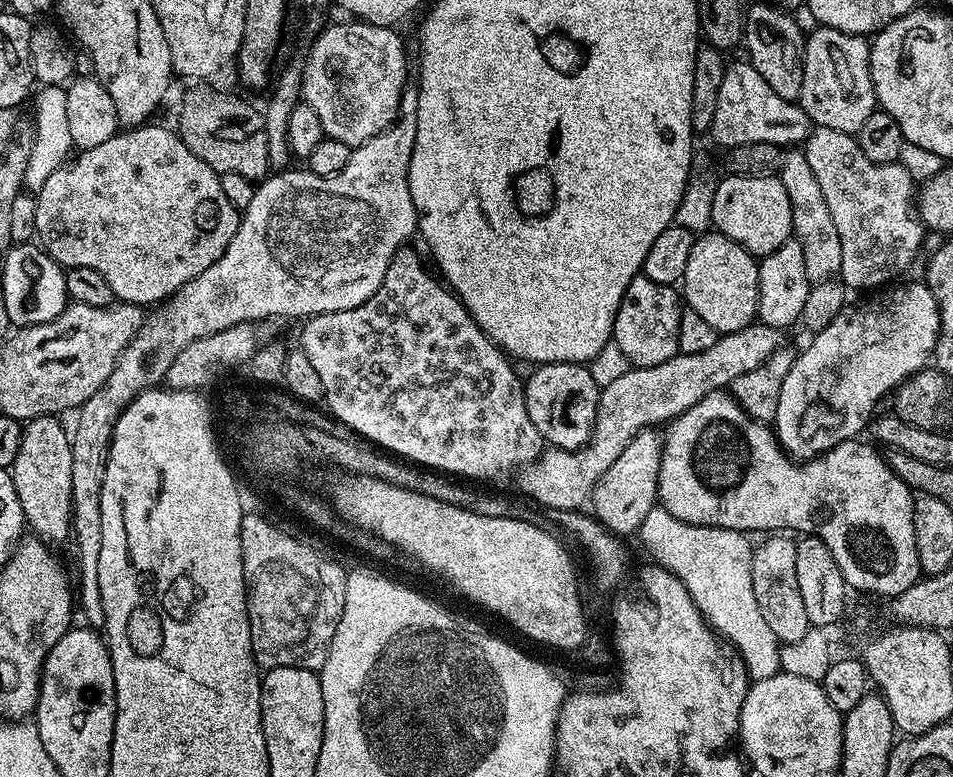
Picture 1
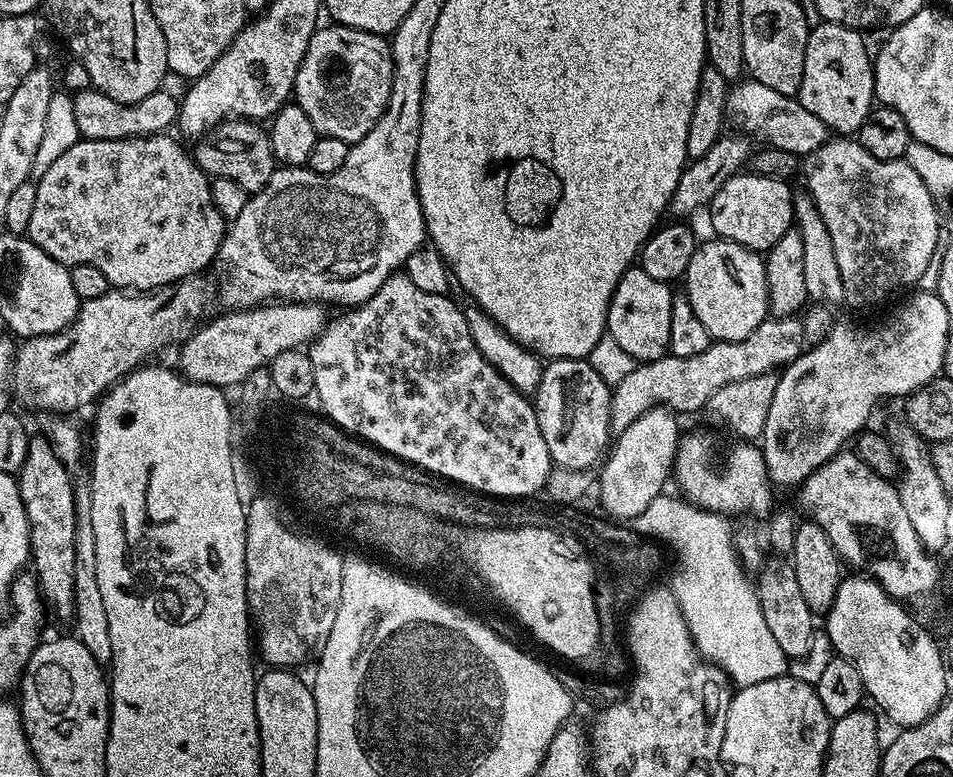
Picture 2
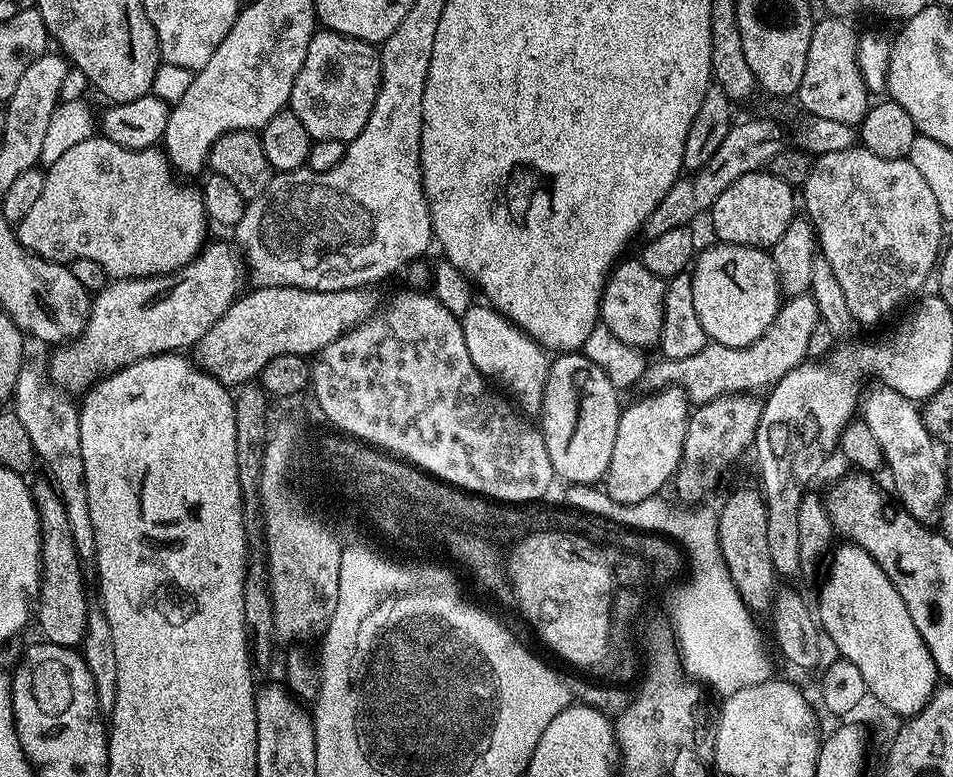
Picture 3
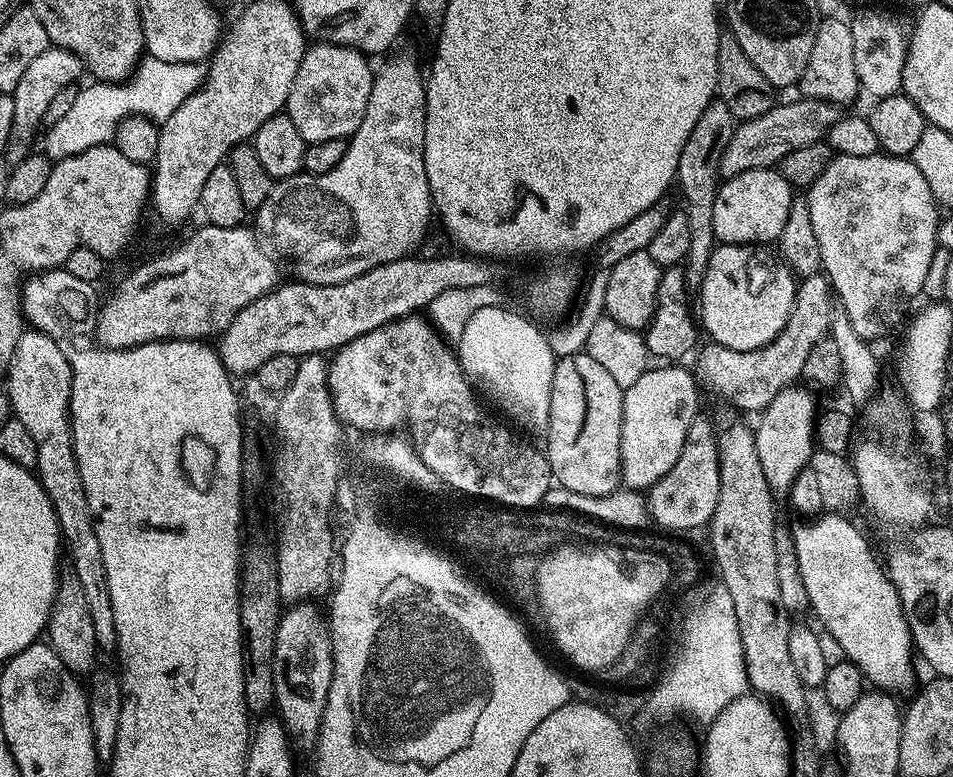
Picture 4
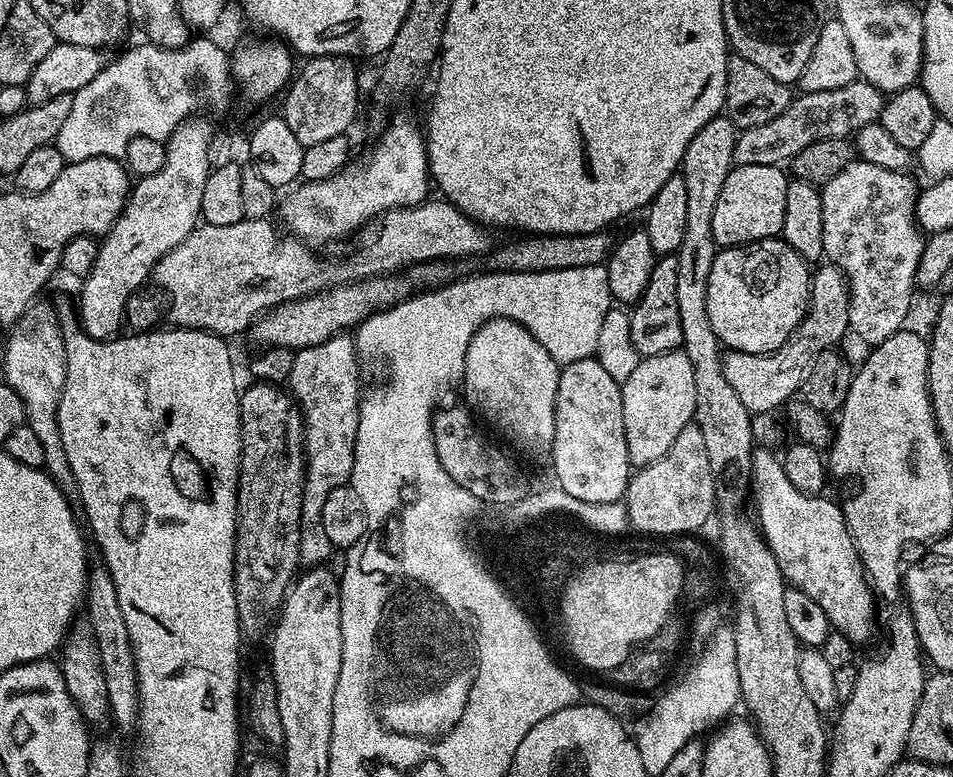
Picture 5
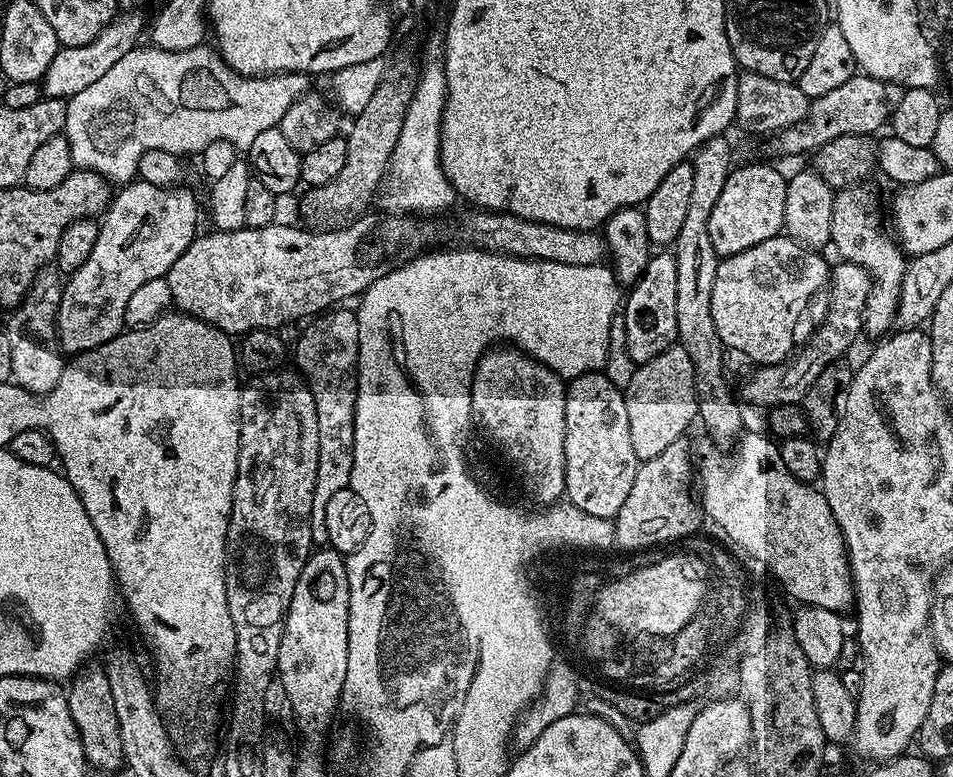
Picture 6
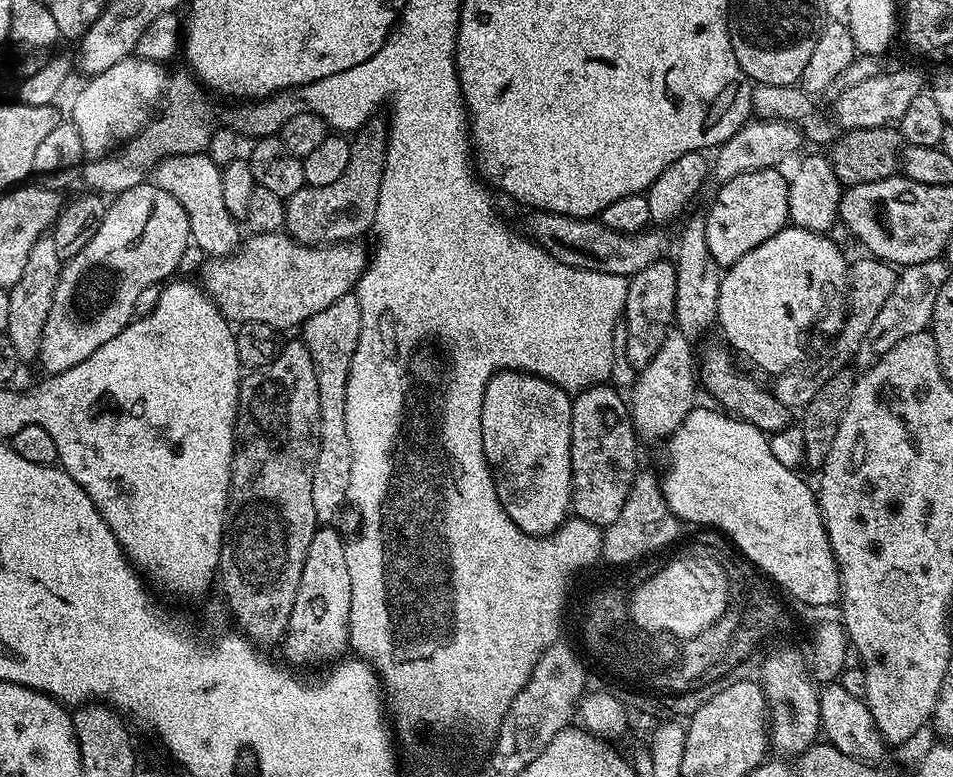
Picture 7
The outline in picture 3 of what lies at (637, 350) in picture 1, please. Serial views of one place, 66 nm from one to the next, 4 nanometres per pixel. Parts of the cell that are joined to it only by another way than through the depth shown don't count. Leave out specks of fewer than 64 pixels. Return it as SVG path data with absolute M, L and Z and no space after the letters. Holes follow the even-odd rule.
M638 258L627 260L617 263L607 277L604 297L600 300L600 320L622 342L639 350L655 349L662 334L665 281L648 270Z

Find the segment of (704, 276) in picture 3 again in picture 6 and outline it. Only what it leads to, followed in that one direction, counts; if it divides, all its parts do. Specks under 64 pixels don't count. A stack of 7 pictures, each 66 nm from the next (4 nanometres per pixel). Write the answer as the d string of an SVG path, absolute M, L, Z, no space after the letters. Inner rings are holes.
M781 234L770 238L766 242L758 242L758 246L750 246L750 250L742 250L733 256L725 256L720 260L718 270L714 274L714 294L710 294L710 314L714 314L714 330L718 330L718 338L724 343L725 349L741 352L744 356L749 356L753 360L753 365L763 366L766 364L779 364L789 359L793 351L792 343L796 340L796 327L800 324L800 319L808 312L812 300L816 300L825 295L830 283L830 264L824 261L819 251L803 248L796 240L792 240L786 234Z

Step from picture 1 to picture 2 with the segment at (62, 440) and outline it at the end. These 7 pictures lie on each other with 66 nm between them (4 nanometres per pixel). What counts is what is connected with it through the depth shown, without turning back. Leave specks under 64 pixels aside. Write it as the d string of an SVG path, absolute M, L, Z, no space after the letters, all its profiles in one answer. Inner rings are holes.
M33 435L28 442L26 450L26 462L22 465L18 473L18 483L20 485L20 497L22 506L26 510L28 519L28 546L30 549L31 567L36 567L34 571L35 581L52 608L62 619L71 621L75 610L74 596L74 560L75 560L75 494L74 481L68 477L69 469L56 456L52 441L47 435Z

